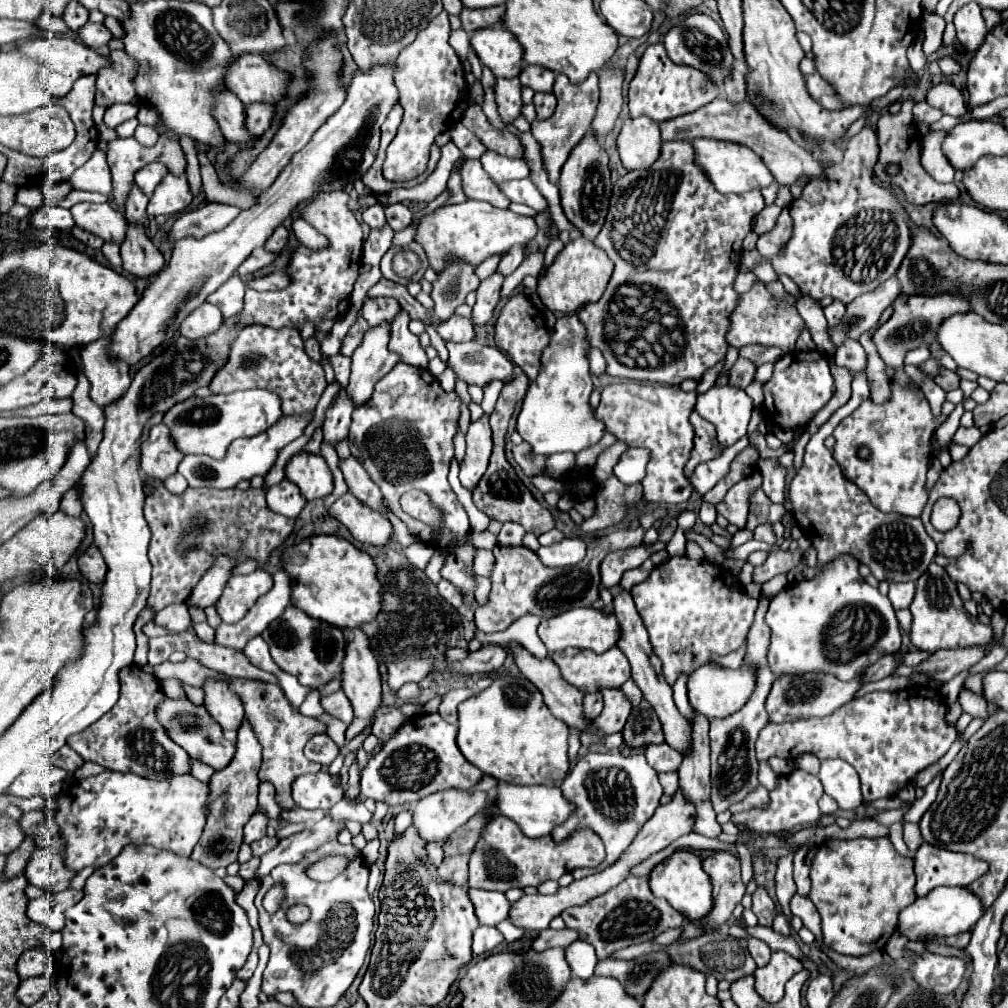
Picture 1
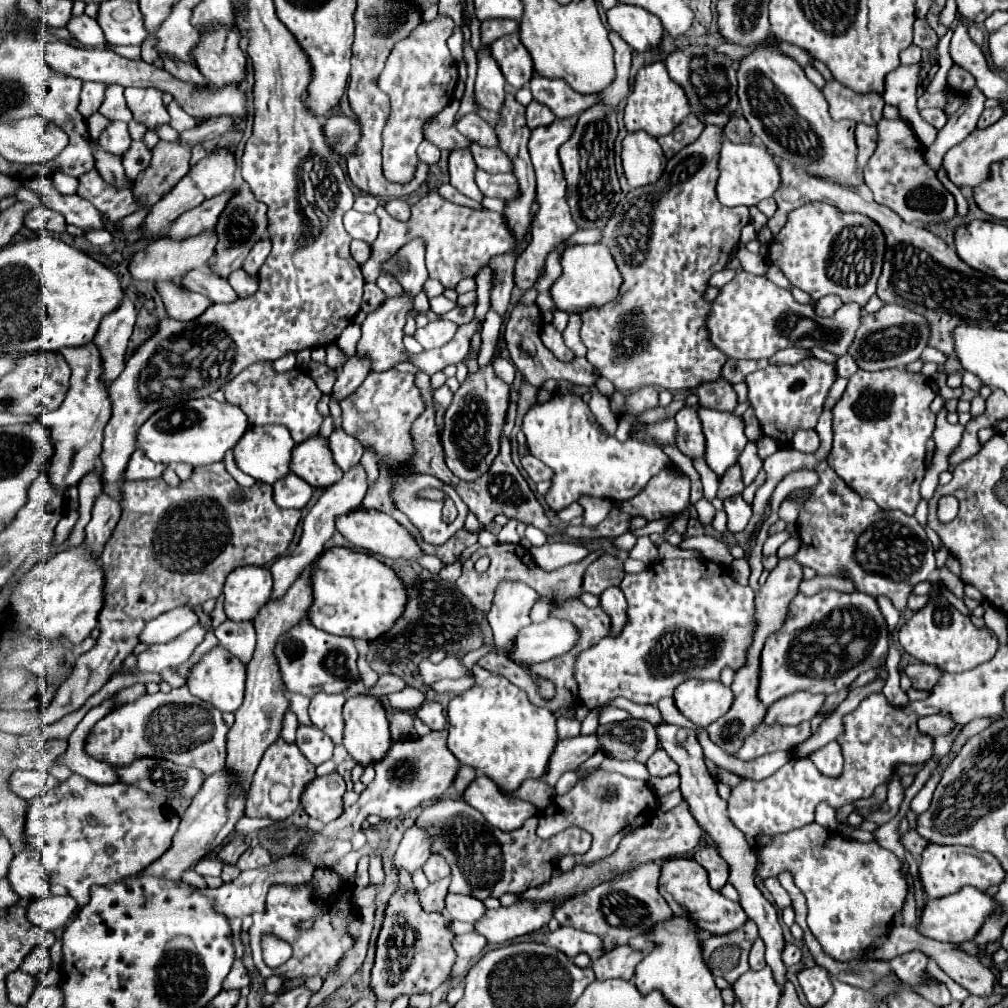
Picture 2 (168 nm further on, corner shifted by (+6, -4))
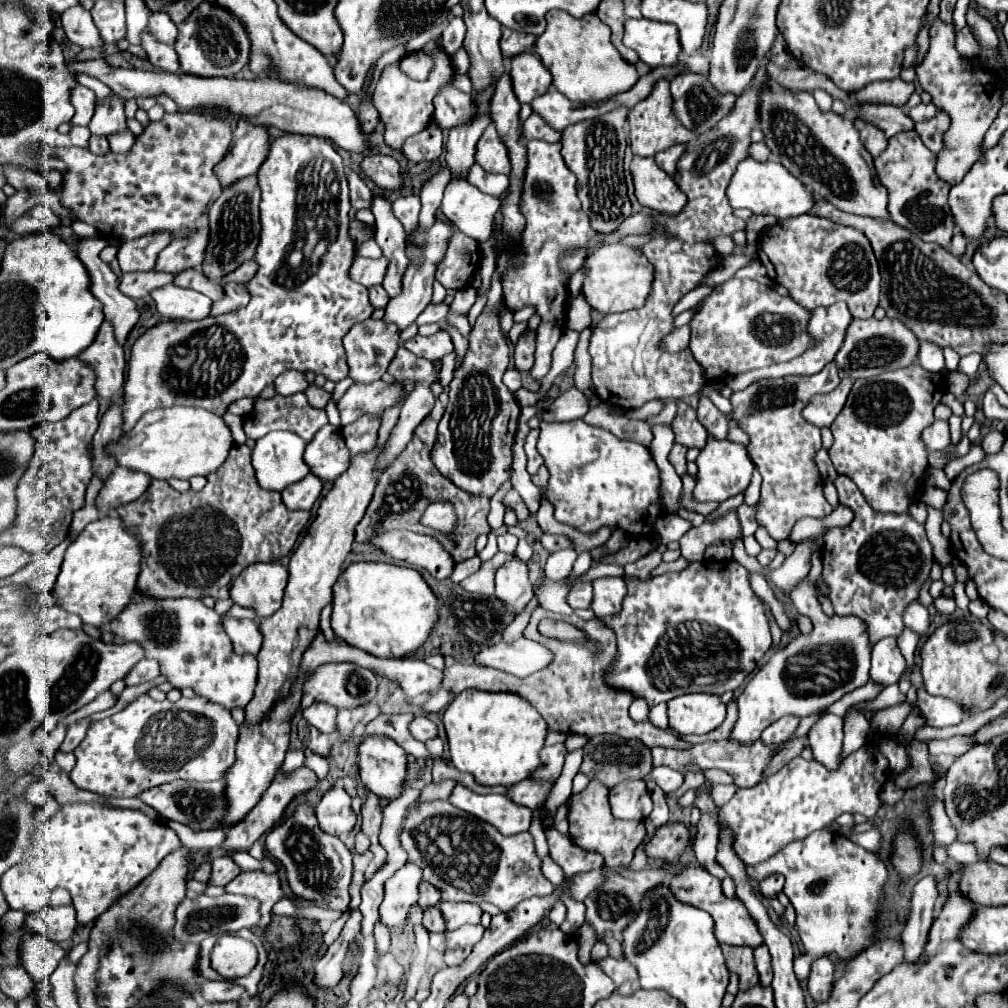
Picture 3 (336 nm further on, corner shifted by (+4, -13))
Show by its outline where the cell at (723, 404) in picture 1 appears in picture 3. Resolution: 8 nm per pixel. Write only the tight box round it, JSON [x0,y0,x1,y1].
[693,437,753,503]

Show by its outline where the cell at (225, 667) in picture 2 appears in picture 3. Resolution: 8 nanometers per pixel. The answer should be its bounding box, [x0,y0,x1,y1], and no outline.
[99,589,257,709]

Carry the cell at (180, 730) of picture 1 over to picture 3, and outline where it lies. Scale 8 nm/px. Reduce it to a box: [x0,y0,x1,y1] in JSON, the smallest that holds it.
[69,695,239,797]

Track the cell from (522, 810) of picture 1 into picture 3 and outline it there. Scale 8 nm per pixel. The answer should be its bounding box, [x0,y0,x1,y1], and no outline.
[449,785,531,835]

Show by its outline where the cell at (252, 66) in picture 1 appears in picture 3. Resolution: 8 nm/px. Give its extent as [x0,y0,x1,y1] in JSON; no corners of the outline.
[175,3,251,77]

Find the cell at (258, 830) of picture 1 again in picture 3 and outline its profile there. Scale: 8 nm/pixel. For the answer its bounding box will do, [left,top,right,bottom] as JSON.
[207,855,241,885]

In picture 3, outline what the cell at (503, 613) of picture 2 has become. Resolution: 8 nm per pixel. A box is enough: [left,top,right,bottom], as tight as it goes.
[495,553,533,613]

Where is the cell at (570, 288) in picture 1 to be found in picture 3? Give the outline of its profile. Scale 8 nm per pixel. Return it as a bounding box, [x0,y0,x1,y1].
[583,243,655,313]

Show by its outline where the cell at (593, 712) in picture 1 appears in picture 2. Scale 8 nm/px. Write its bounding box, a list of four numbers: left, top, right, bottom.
[557,718,581,740]

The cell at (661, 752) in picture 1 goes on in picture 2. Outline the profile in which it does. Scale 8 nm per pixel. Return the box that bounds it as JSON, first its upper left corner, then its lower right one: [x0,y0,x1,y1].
[645,748,677,776]

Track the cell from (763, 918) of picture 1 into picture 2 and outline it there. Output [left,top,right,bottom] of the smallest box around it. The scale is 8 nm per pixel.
[701,920,757,984]

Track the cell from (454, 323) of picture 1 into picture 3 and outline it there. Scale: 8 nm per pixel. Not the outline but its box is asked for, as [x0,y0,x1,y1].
[403,331,453,359]

